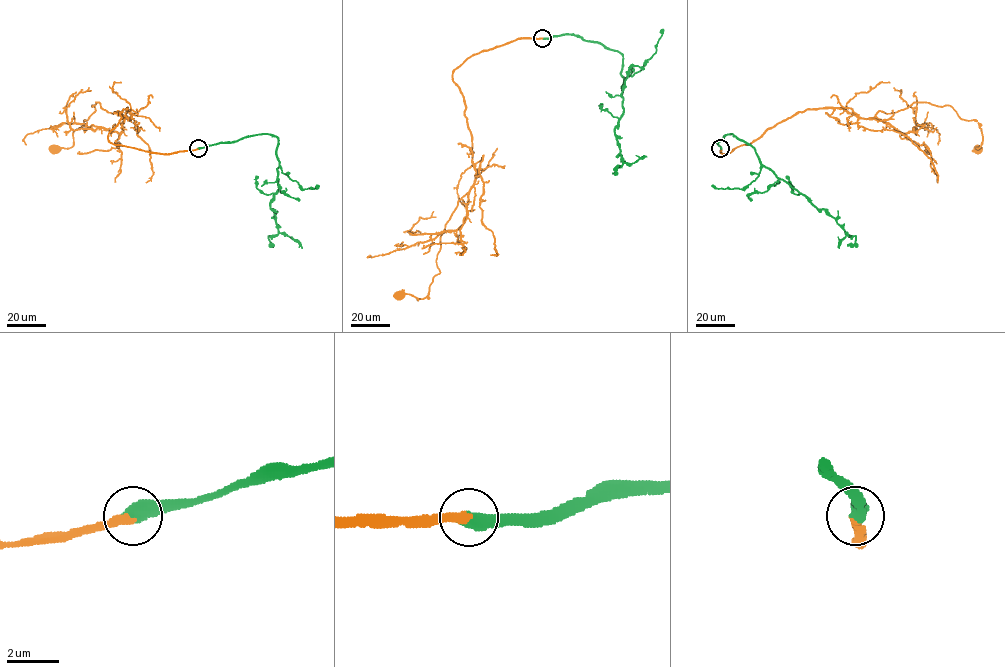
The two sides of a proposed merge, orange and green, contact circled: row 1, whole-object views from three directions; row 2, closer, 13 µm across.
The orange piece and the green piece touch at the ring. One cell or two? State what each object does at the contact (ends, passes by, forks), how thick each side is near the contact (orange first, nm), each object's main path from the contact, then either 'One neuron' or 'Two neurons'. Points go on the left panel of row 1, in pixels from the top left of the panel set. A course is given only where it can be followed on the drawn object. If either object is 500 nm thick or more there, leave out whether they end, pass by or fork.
Thickness 360 nm (orange) against 600 nm. Course of orange: (198, 149), (113, 144), (108, 134), (120, 113), (131, 114), (99, 102), (73, 144), (54, 148). Course of green: (198, 148), (258, 134), (278, 139), (278, 190), (270, 203), (278, 233), (268, 240), (274, 245). One neuron

